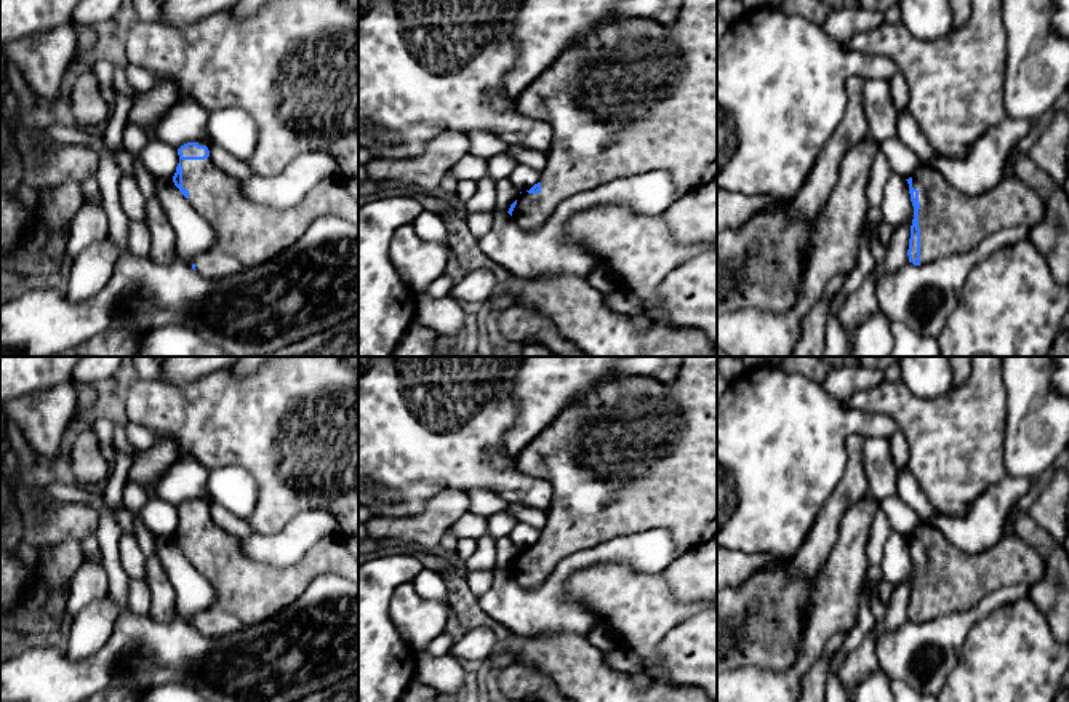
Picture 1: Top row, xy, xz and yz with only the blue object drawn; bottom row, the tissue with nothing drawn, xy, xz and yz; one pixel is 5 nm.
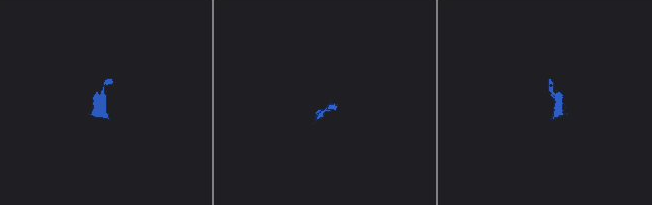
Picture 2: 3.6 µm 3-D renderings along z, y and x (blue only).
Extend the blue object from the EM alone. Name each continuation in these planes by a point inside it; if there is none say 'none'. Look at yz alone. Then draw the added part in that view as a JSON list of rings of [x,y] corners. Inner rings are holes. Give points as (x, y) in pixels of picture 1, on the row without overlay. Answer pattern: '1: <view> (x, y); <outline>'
1: yz (949, 581); [[[920,521],[912,531],[912,545],[919,548],[920,561],[920,622],[970,609],[1010,584],[1031,587],[1045,576],[1042,556],[1013,532],[970,555],[951,545],[935,526]]]

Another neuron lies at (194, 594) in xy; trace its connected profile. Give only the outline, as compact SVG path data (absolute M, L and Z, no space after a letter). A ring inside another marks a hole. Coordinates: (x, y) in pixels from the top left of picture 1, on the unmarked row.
M158 536L157 556L174 590L179 617L192 625L195 616L206 611L214 603L214 587L195 569L189 558L174 544L173 537Z

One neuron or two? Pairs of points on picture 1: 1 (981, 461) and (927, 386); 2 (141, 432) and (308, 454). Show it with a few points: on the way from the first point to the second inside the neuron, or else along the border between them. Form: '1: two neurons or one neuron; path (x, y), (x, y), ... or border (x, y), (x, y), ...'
1: two neurons; border (901, 381), (920, 397), (940, 397), (952, 386)
2: two neurons; border (130, 419), (148, 426), (157, 440)

